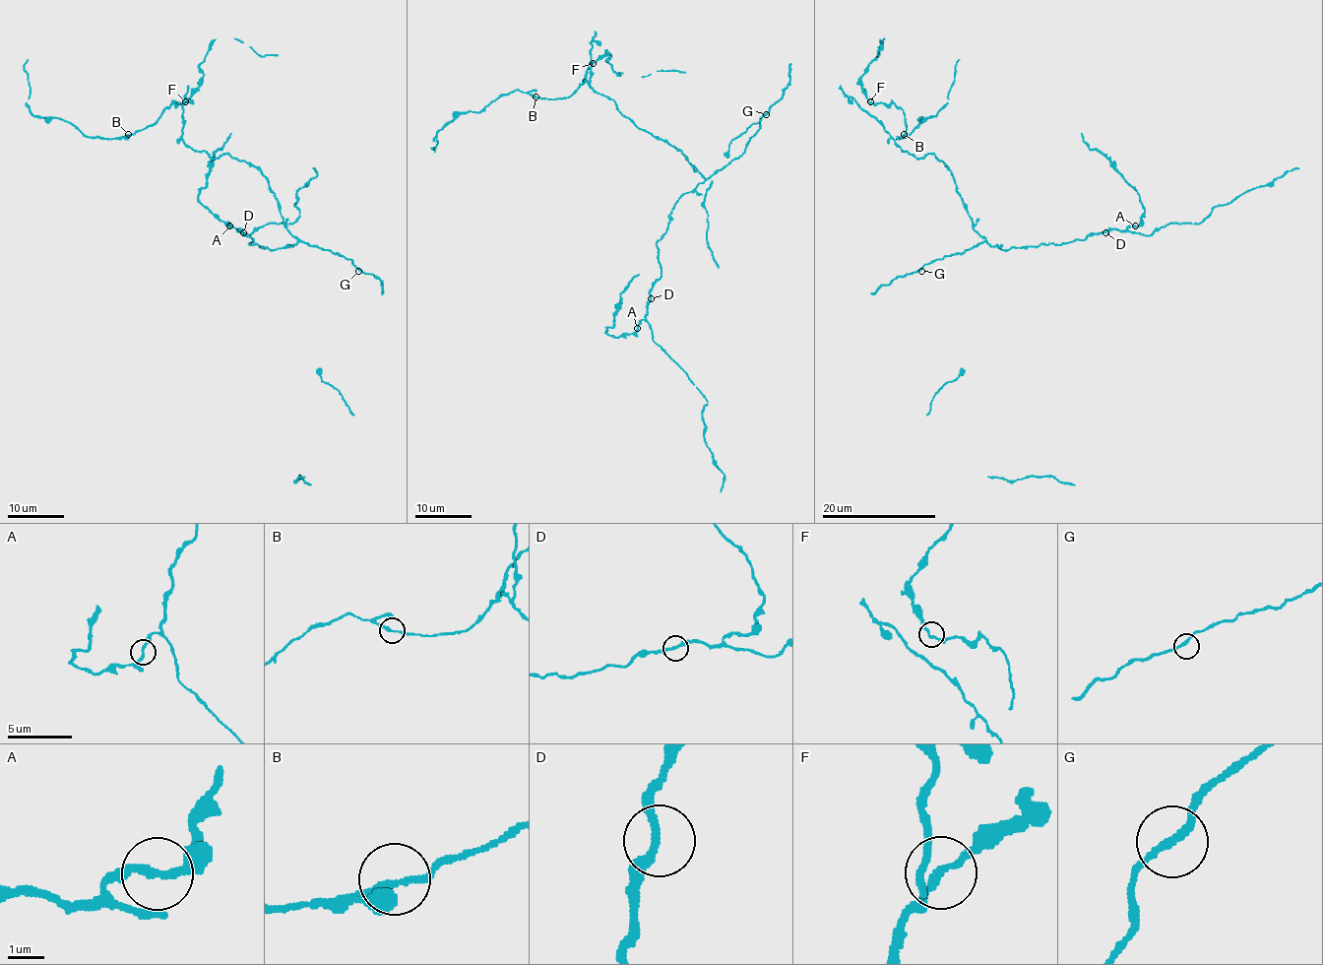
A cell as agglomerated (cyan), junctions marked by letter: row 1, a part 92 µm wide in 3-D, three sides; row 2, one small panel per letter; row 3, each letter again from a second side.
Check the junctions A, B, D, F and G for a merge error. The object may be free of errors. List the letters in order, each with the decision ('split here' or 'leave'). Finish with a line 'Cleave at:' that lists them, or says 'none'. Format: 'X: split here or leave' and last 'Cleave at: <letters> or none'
A: split here
B: leave
D: leave
F: leave
G: leave
Cleave at: A

